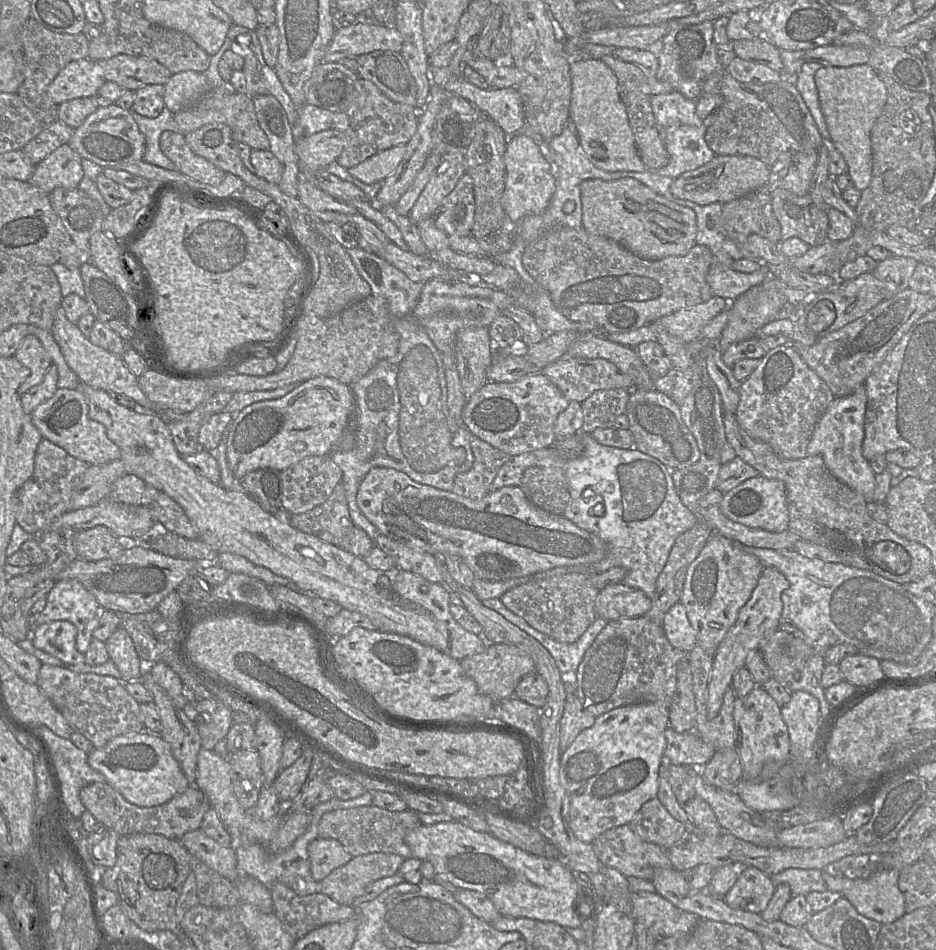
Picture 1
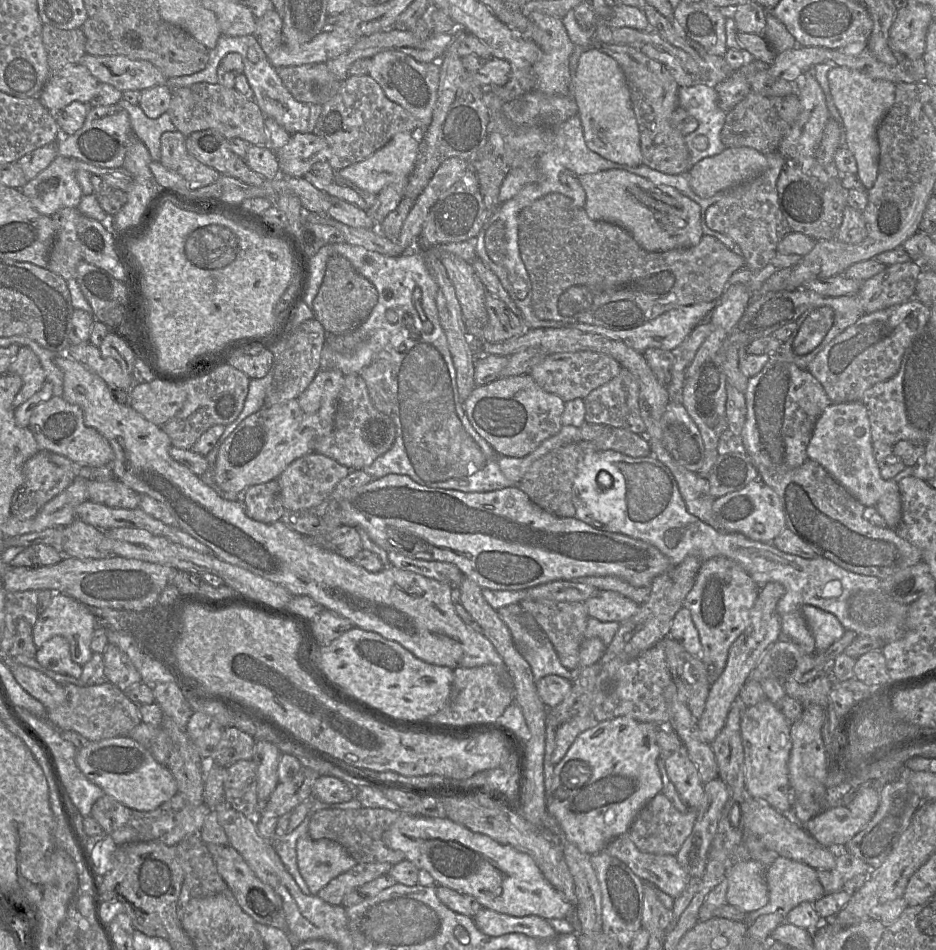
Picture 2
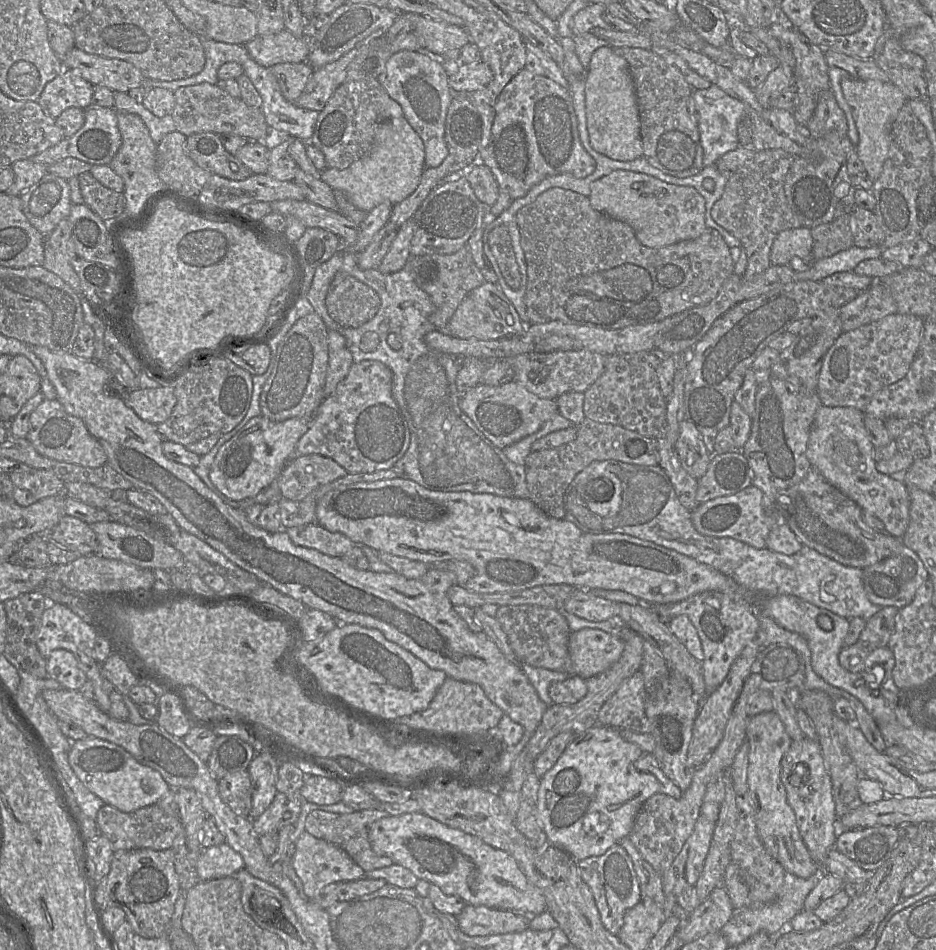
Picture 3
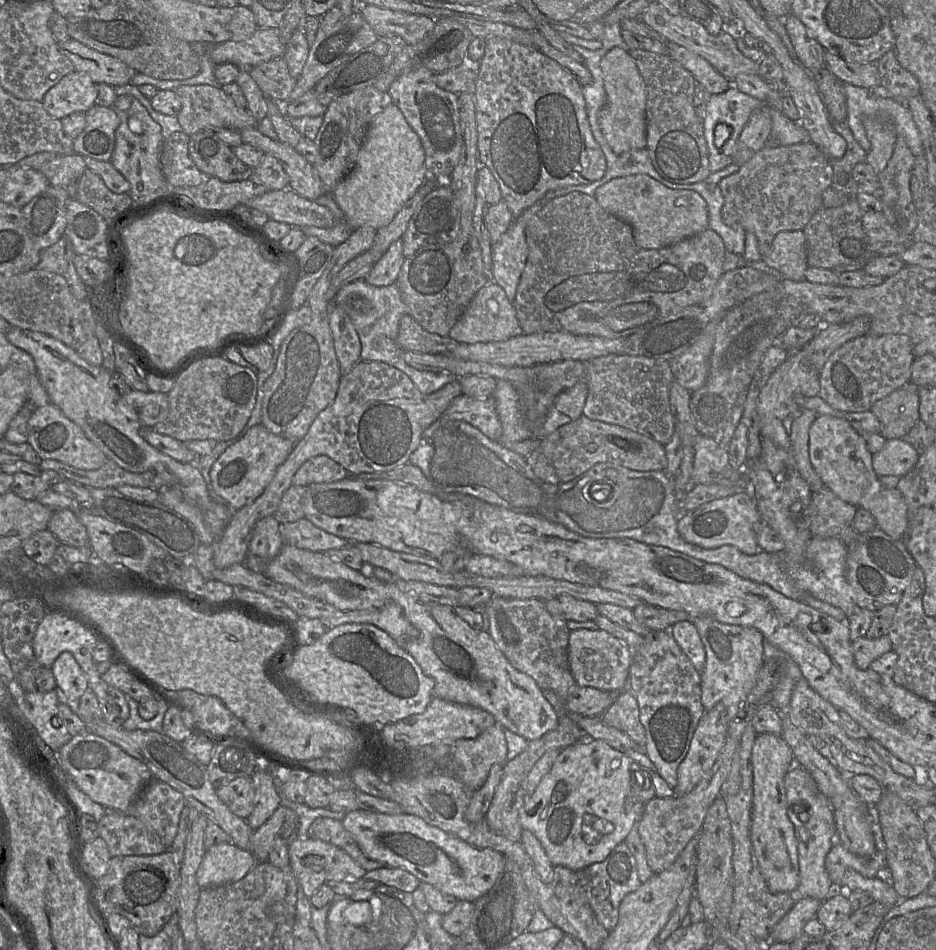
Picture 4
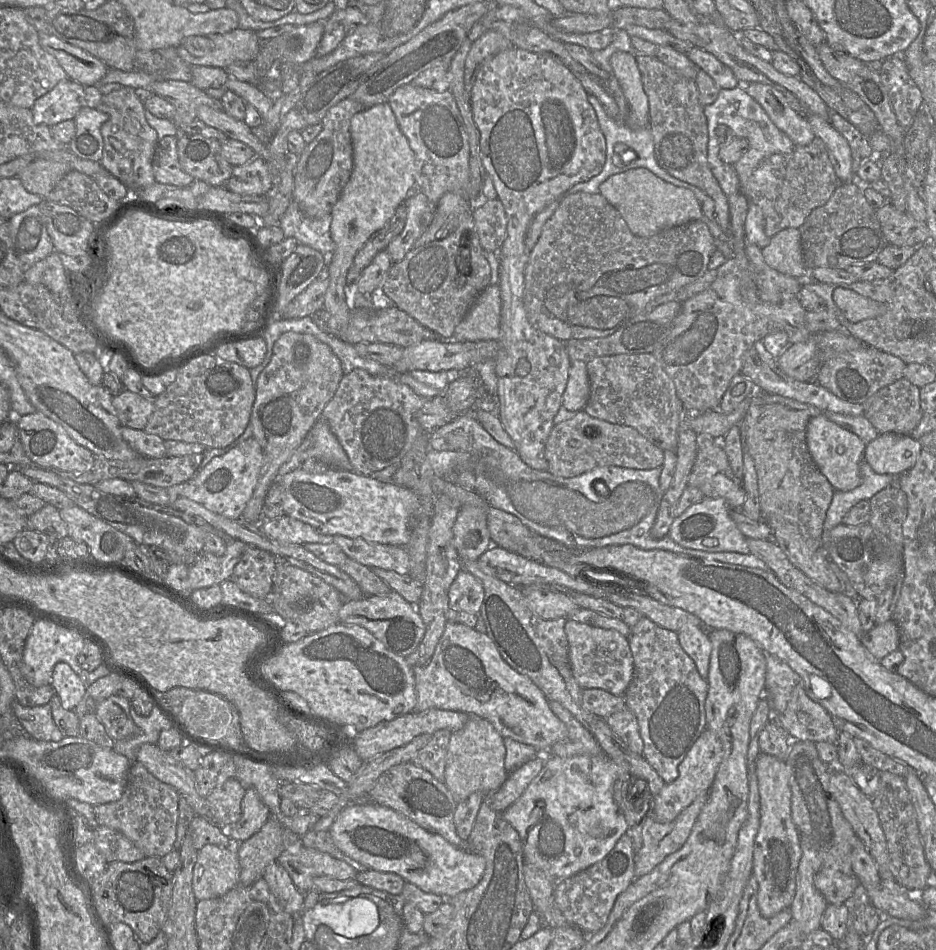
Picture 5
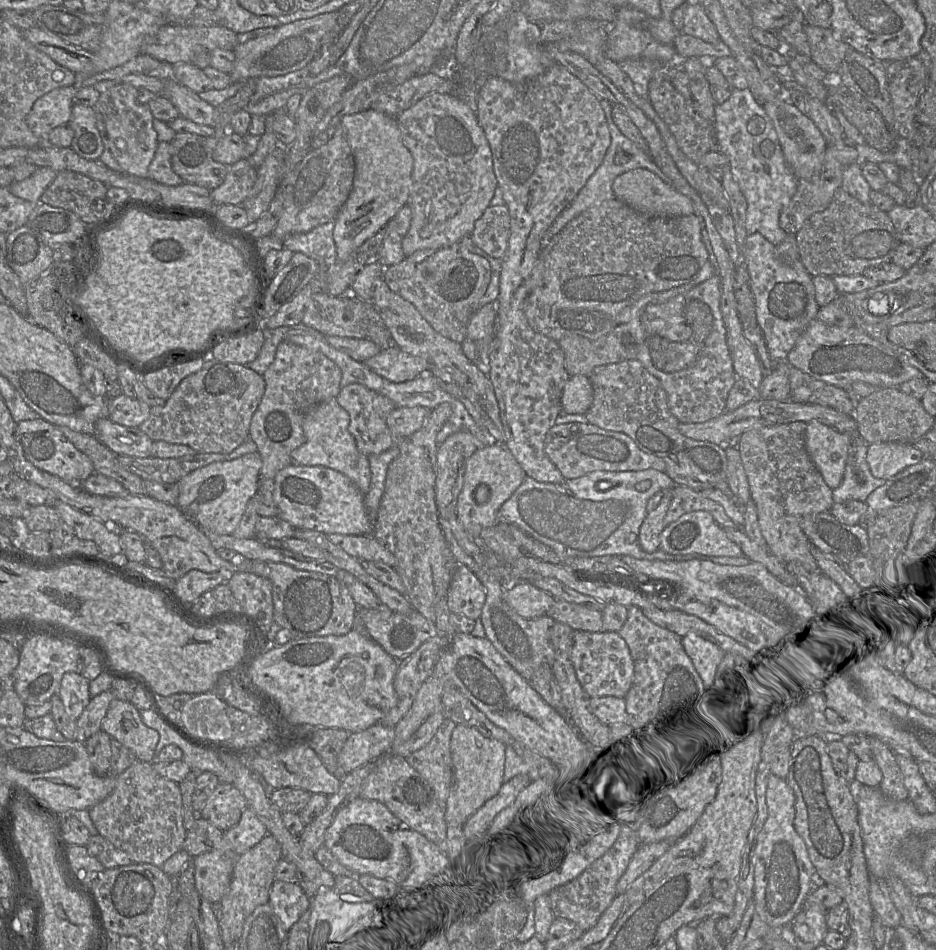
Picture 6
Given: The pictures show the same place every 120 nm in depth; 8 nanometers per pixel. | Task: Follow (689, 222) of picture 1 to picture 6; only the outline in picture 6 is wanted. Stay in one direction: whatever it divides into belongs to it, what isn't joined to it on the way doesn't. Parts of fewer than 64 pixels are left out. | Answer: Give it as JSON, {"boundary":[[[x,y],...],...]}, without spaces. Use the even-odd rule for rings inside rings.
{"boundary":[[[637,168],[617,176],[612,188],[616,199],[650,217],[678,217],[694,213],[692,201],[687,196],[648,169]]]}

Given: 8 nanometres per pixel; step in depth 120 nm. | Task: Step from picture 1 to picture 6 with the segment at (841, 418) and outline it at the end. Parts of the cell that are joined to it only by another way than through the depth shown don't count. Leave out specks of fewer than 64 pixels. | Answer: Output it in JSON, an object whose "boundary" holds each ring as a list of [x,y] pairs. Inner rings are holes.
{"boundary":[[[811,420],[806,429],[806,448],[808,454],[832,489],[840,486],[846,462],[854,444],[854,438],[846,433]]]}

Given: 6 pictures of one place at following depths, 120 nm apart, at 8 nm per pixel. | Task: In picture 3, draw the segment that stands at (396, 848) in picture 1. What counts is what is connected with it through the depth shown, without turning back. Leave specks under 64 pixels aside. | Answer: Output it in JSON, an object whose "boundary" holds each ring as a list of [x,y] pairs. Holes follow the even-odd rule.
{"boundary":[[[367,809],[348,814],[314,810],[306,818],[305,830],[316,838],[326,840],[344,849],[365,872],[368,872],[394,864],[389,857],[377,855],[372,850],[368,839],[368,831],[371,824],[387,816],[389,814],[380,809]]]}

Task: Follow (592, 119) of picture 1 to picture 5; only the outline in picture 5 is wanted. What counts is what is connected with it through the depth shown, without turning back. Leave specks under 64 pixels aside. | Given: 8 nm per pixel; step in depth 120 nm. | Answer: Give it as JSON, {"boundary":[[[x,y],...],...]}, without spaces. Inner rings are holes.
{"boundary":[[[617,51],[610,57],[612,74],[617,79],[628,103],[629,116],[626,124],[632,128],[644,128],[649,125],[649,103],[644,91],[642,77],[635,57],[626,52]]]}

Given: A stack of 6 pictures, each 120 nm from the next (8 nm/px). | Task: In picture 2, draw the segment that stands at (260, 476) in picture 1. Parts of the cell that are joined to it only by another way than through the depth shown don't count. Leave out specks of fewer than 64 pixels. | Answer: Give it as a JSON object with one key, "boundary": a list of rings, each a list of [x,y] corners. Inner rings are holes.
{"boundary":[[[277,479],[250,486],[242,494],[242,502],[248,517],[264,523],[279,521],[285,512]]]}

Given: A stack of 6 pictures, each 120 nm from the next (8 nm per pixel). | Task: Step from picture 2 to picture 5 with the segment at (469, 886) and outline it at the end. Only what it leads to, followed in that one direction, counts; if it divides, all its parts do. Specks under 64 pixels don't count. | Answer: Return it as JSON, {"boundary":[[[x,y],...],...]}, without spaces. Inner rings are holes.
{"boundary":[[[353,802],[336,817],[328,830],[337,847],[370,869],[392,872],[423,892],[452,898],[472,889],[483,877],[486,861],[477,853],[453,846],[403,814],[375,802]]]}

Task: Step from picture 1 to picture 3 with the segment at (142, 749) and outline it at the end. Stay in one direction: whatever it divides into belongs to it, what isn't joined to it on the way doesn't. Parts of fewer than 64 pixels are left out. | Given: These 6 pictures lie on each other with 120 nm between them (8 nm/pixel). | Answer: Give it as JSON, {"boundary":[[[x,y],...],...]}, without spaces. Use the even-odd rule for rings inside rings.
{"boundary":[[[88,736],[72,742],[69,763],[86,788],[121,812],[130,813],[155,805],[171,790],[158,771],[139,763],[121,746],[100,738]]]}

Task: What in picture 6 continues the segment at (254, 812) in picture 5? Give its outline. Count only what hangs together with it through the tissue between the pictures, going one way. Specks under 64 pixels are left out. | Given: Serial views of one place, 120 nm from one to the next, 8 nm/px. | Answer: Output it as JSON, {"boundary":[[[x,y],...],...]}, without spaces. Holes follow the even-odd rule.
{"boundary":[[[250,807],[243,811],[238,824],[224,832],[224,837],[239,856],[259,843],[268,831]]]}

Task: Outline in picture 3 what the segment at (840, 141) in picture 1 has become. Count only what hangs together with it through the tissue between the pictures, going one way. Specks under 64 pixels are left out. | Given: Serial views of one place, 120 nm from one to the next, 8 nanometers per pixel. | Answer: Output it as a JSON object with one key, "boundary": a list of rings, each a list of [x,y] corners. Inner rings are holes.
{"boundary":[[[849,77],[841,81],[841,88],[851,109],[859,134],[855,152],[863,163],[867,175],[874,182],[880,176],[888,155],[892,124],[907,98],[890,81],[859,80]]]}

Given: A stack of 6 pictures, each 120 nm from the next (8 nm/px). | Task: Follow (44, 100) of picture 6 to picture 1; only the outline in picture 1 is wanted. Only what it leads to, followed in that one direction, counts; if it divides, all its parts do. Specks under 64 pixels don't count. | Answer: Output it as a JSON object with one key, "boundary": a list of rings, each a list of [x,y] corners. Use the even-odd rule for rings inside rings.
{"boundary":[[[74,60],[50,83],[48,96],[57,105],[76,98],[91,98],[105,81],[96,61]]]}

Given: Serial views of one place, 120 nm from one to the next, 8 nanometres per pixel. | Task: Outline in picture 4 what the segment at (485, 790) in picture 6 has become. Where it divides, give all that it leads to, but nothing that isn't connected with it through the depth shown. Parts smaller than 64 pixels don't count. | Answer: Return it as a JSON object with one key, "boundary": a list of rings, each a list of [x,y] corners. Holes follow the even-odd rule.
{"boundary":[[[496,723],[474,739],[459,739],[451,743],[445,772],[475,791],[484,784],[493,765],[504,765],[507,761],[503,727]]]}

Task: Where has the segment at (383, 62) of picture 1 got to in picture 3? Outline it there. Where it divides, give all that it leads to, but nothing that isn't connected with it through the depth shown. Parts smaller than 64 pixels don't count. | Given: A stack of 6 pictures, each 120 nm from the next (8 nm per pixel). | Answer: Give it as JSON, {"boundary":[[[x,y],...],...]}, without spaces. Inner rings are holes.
{"boundary":[[[401,51],[393,54],[377,81],[402,108],[405,119],[422,139],[425,168],[438,167],[448,155],[445,119],[454,93],[448,84],[449,69],[425,51]]]}

